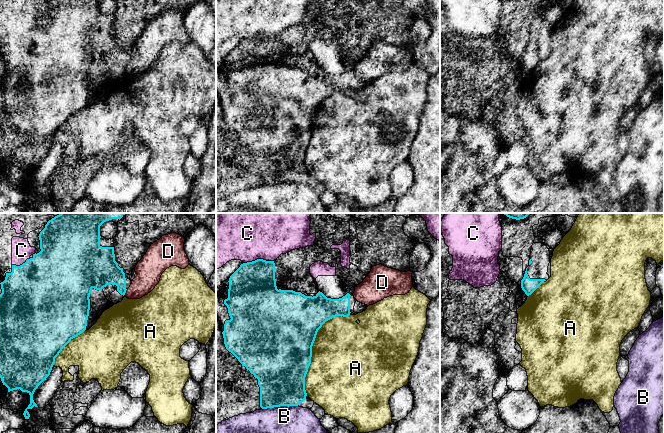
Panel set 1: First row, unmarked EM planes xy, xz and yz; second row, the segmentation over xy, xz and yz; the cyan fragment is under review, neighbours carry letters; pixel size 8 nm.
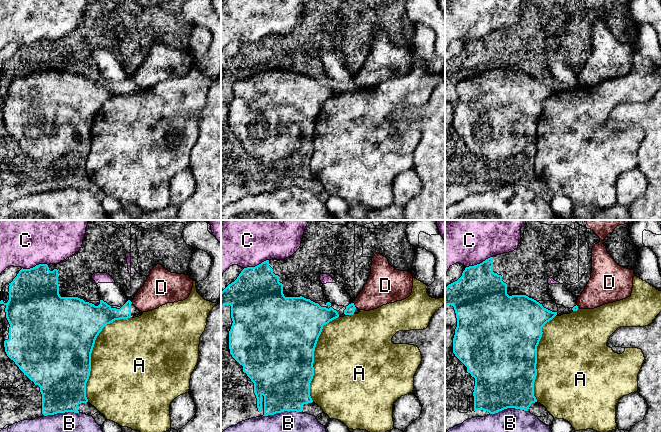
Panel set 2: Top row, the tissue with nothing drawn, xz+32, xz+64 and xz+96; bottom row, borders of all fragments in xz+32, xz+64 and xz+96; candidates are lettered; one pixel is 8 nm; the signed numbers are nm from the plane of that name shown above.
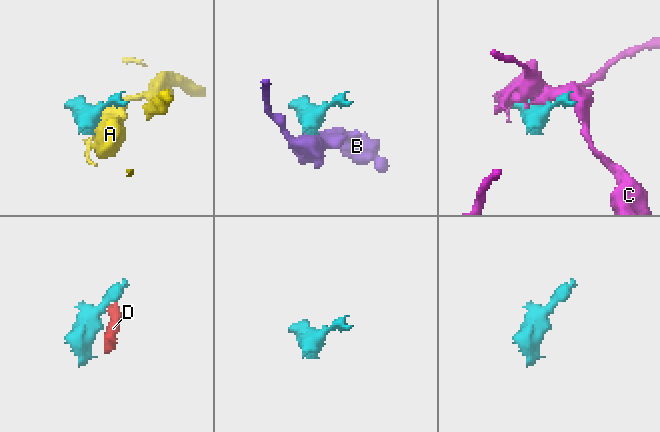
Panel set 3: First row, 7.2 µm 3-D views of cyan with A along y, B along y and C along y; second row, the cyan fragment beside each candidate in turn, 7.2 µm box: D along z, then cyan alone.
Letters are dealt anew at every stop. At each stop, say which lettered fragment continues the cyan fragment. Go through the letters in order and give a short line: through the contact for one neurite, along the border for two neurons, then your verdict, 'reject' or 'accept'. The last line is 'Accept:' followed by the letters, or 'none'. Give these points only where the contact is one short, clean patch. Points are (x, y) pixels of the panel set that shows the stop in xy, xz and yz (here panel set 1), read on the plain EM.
A: reject
B: reject
C: reject
D: line xy (127, 65), (123, 71); reject
Accept: none

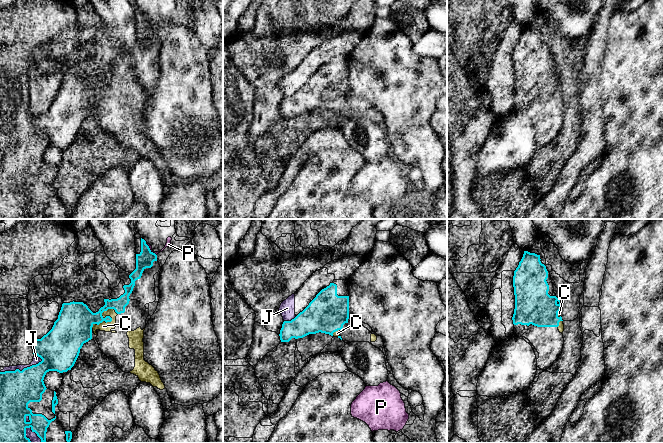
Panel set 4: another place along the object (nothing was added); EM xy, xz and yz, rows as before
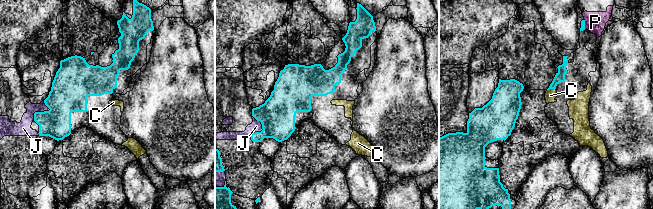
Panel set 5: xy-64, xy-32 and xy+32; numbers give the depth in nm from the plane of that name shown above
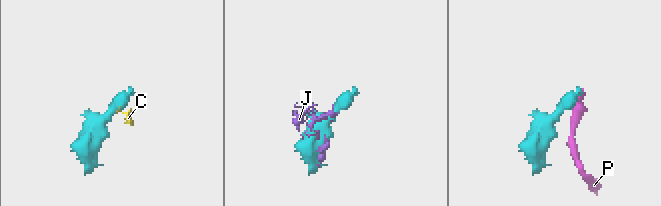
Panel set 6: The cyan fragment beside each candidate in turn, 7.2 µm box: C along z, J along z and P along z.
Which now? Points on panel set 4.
C: accept
J: accept
P: line xy (145, 18), (156, 31); reject
Accept: C, J

